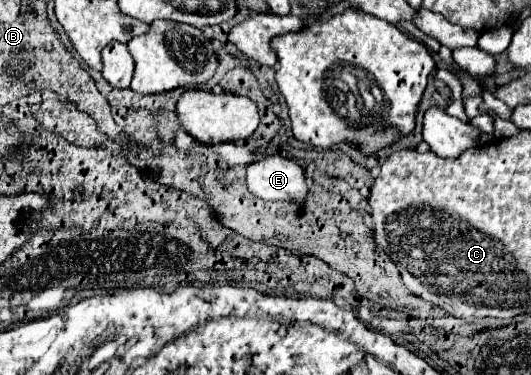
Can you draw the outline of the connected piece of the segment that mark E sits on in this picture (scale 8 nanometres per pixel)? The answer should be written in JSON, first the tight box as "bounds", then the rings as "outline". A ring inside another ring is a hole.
{"bounds":[245,155,307,203],"outline":[[[265,155],[245,167],[249,191],[265,201],[297,201],[303,203],[307,183],[303,169],[295,159]]]}

